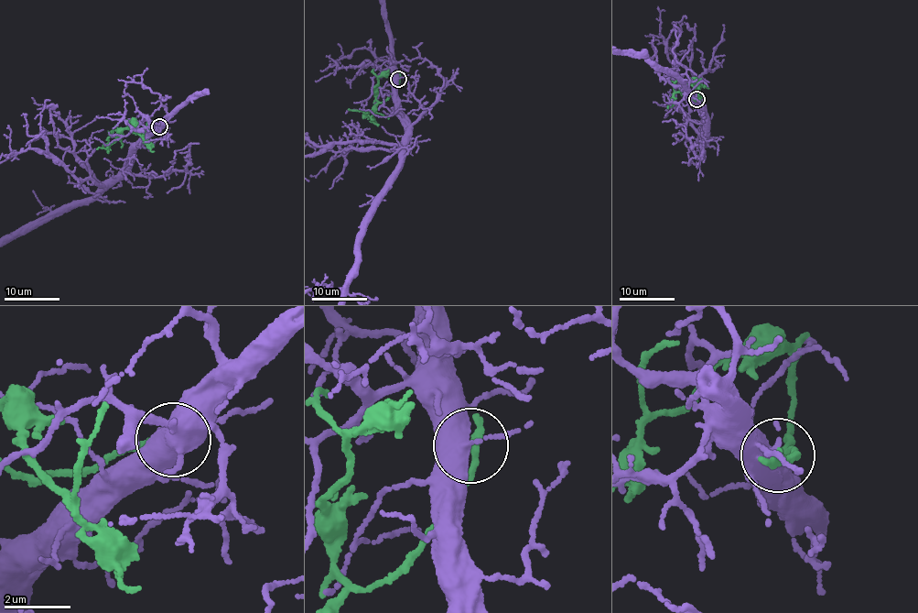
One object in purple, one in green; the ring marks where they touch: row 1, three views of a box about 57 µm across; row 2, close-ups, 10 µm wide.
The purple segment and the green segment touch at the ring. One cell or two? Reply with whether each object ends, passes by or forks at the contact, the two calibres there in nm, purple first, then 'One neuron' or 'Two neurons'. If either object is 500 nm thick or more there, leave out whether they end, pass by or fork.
At the ring purple ends. At the ring green ends. Thickness 480 nm (purple) against 320 nm. Two neurons

